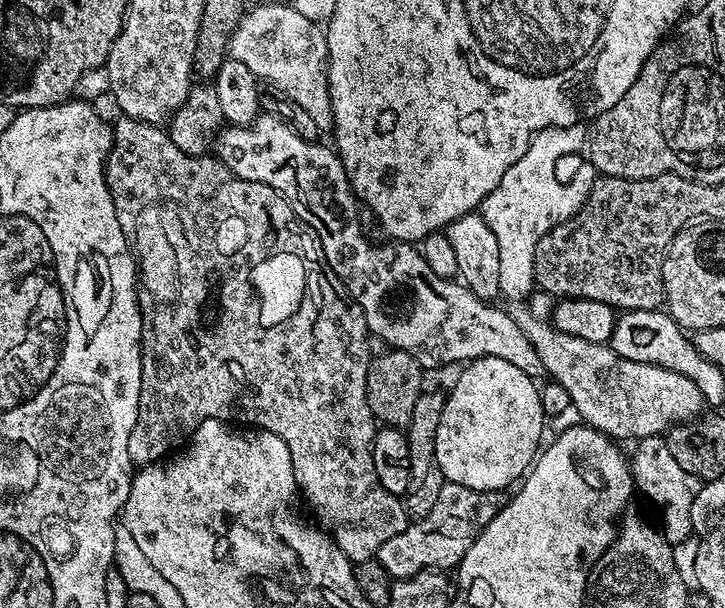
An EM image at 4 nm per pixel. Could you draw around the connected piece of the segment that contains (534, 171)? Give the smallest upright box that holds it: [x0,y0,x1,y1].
[482,123,598,301]

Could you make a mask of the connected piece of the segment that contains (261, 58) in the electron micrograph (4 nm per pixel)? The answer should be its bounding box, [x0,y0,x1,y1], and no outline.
[228,3,333,133]

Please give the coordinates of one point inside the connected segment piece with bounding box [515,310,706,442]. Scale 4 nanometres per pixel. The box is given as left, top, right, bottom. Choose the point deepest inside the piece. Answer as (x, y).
(626, 400)

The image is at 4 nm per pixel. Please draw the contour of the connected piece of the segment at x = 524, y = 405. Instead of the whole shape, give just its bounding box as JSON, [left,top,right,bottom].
[435,356,546,494]

